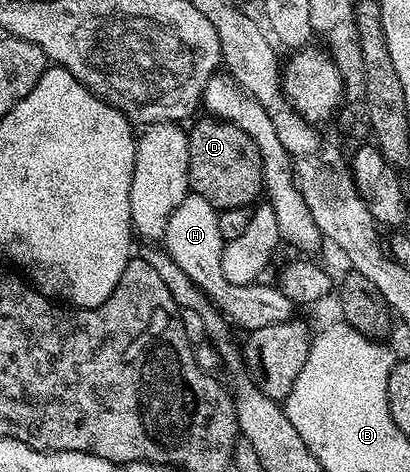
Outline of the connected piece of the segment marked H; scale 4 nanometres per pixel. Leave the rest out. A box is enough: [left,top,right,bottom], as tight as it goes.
[163,193,297,333]

